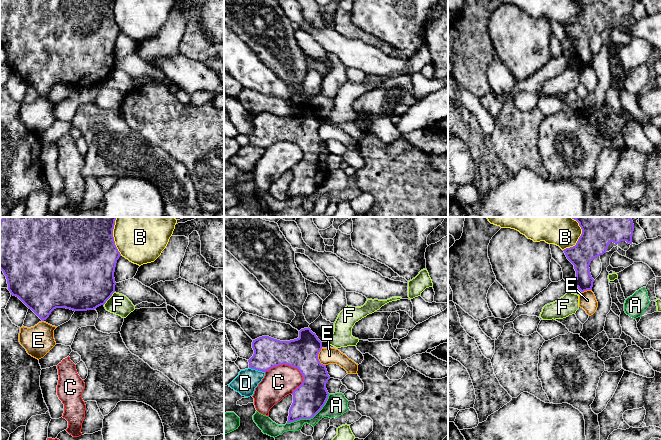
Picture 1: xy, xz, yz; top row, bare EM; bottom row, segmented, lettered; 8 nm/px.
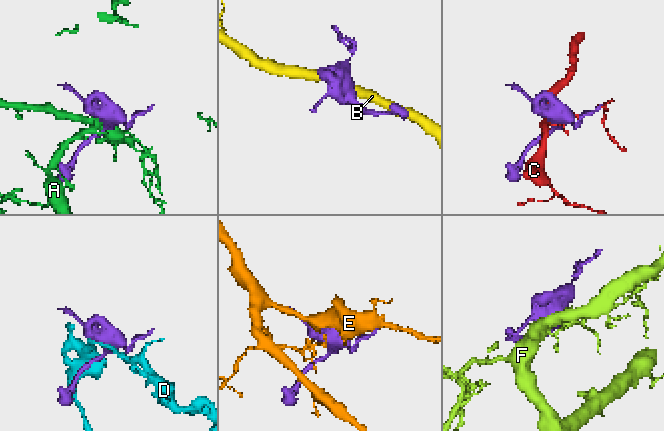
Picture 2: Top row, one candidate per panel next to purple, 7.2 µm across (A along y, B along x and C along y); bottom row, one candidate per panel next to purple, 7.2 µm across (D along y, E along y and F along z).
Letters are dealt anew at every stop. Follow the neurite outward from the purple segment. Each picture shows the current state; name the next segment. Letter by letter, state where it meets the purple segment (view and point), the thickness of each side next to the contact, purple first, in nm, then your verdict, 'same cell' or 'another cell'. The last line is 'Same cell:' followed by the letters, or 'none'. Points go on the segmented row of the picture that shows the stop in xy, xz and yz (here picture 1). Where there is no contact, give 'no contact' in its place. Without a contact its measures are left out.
A: meets purple in xz at (311, 417); 260 nm thick on the purple side, 180 nm on the other; another cell
B: meets purple in yz at (580, 236); 420 nm thick on the purple side, 320 nm on the other; another cell
C: meets purple in xz at (287, 364); 260 nm thick on the purple side, 240 nm on the other; another cell
D: meets purple in xz at (257, 369); 240 nm thick on the purple side, 180 nm on the other; another cell
E: meets purple in xz at (317, 358); 260 nm thick on the purple side, 130 nm on the other; another cell
F: meets purple in xy at (109, 297); 480 nm thick on the purple side, 160 nm on the other; another cell
Same cell: none

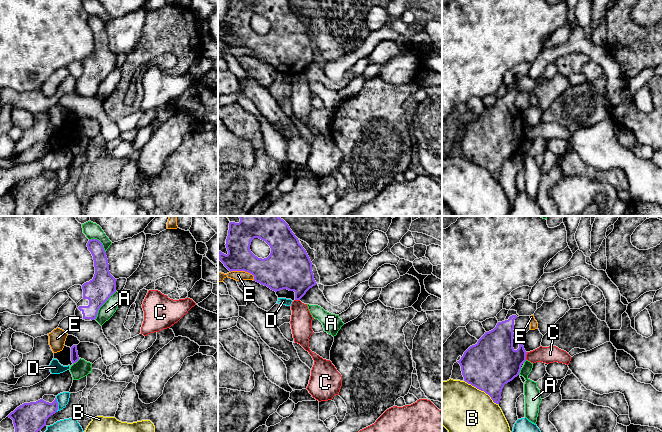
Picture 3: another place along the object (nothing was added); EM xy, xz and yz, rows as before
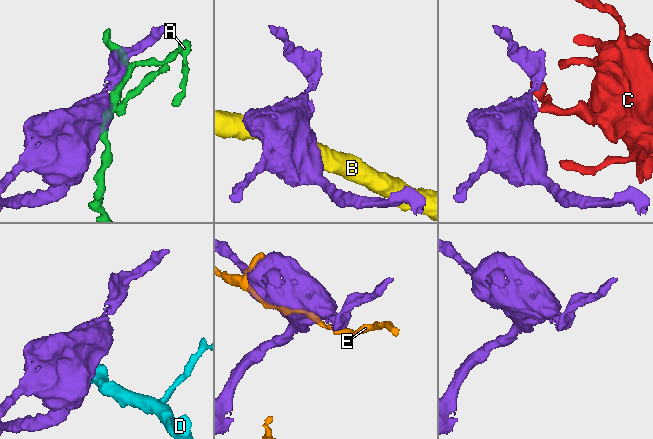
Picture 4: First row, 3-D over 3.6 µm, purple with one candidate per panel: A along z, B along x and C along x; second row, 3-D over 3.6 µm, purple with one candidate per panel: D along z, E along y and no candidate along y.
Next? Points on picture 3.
A: meets purple in xy at (102, 304); 200 nm thick on the purple side, 120 nm on the other; another cell
B: meets purple in yz at (481, 390); 400 nm thick on the purple side, 400 nm on the other; another cell
C: meets purple in yz at (525, 356); 360 nm thick on the purple side, 130 nm on the other; another cell
D: meets purple in xy at (57, 405); 240 nm thick on the purple side, 100 nm on the other; another cell
E: meets purple in xz at (244, 270); 260 nm thick on the purple side, 80 nm on the other; another cell
Same cell: none

